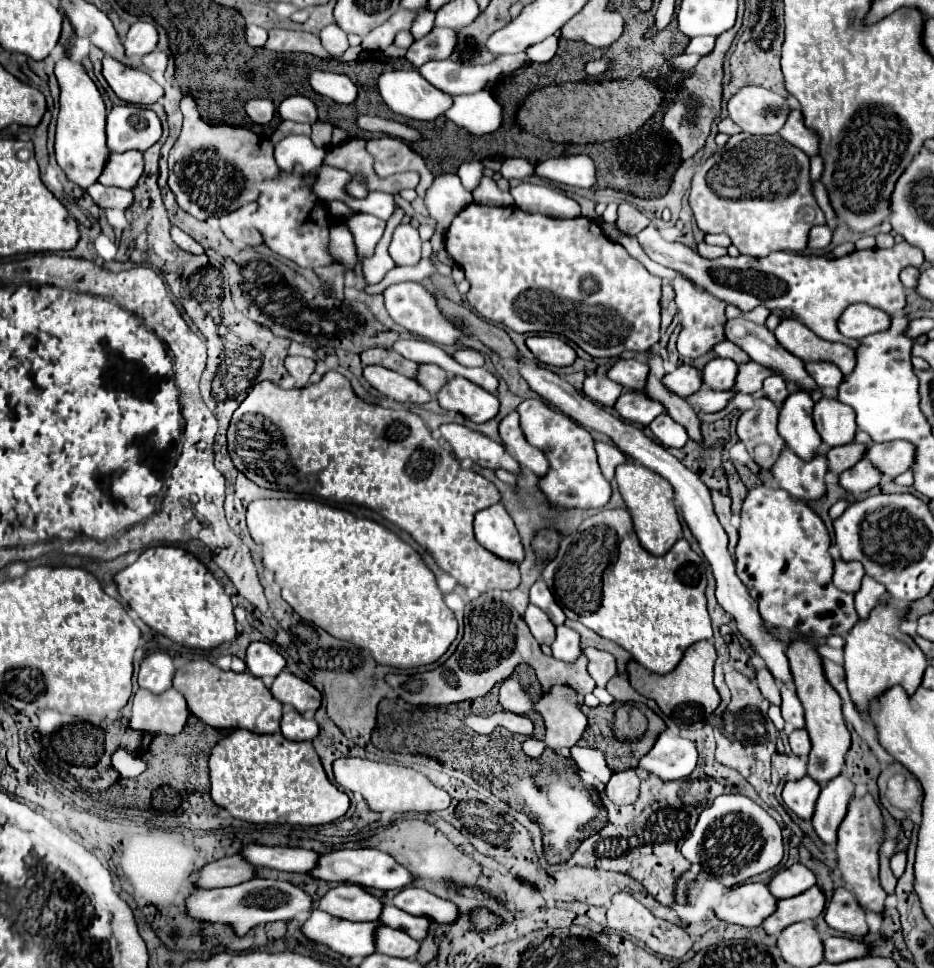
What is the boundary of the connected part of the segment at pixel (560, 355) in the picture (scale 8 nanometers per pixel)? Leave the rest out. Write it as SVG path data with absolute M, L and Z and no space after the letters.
M530 336L526 346L540 362L550 366L570 366L576 360L576 352L554 336Z

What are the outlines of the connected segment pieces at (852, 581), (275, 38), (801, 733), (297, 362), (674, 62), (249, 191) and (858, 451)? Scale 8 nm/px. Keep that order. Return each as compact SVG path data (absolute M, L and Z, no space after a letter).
M838 560L838 562L834 564L832 582L834 582L834 586L838 586L840 590L846 590L846 592L856 594L856 592L860 590L862 578L864 578L864 568L862 568L862 564L858 564L858 562L844 562L844 560Z
M282 28L268 30L266 48L272 52L306 52L318 58L336 58L336 56L330 56L322 48L320 38L310 32L296 32L296 30L282 30Z
M804 728L802 730L794 730L790 734L790 748L792 748L792 752L796 756L808 756L810 754L812 744L810 744L810 736L808 736L808 732Z
M288 356L286 358L286 370L290 372L290 376L296 380L296 388L302 388L308 384L310 374L314 372L316 362L310 358L302 358L302 356Z
M680 54L680 56L676 56L676 58L670 58L668 62L670 62L670 66L672 68L680 68L684 74L688 74L696 64L698 64L698 60L700 60L702 56L694 56L694 54Z
M192 96L180 102L184 114L184 128L170 150L168 184L176 194L178 206L202 220L212 214L228 214L240 206L256 200L256 176L276 176L274 146L270 140L244 128L210 126L202 122Z
M850 442L846 446L834 446L828 450L828 462L830 462L830 472L832 474L842 474L844 470L852 468L856 462L860 462L866 454L868 444L858 444Z

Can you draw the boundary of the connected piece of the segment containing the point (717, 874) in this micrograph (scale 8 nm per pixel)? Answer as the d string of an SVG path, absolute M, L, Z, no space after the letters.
M726 794L702 810L692 834L682 844L682 854L688 862L700 864L706 874L726 888L732 888L778 866L784 856L784 846L780 826L766 810L742 794Z

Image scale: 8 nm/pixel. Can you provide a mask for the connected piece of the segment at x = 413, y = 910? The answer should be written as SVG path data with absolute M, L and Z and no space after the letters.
M414 886L400 890L392 898L392 904L412 916L424 916L432 922L442 922L442 924L450 924L458 916L456 906L450 900L442 900L442 898L430 894L422 888L414 888Z

